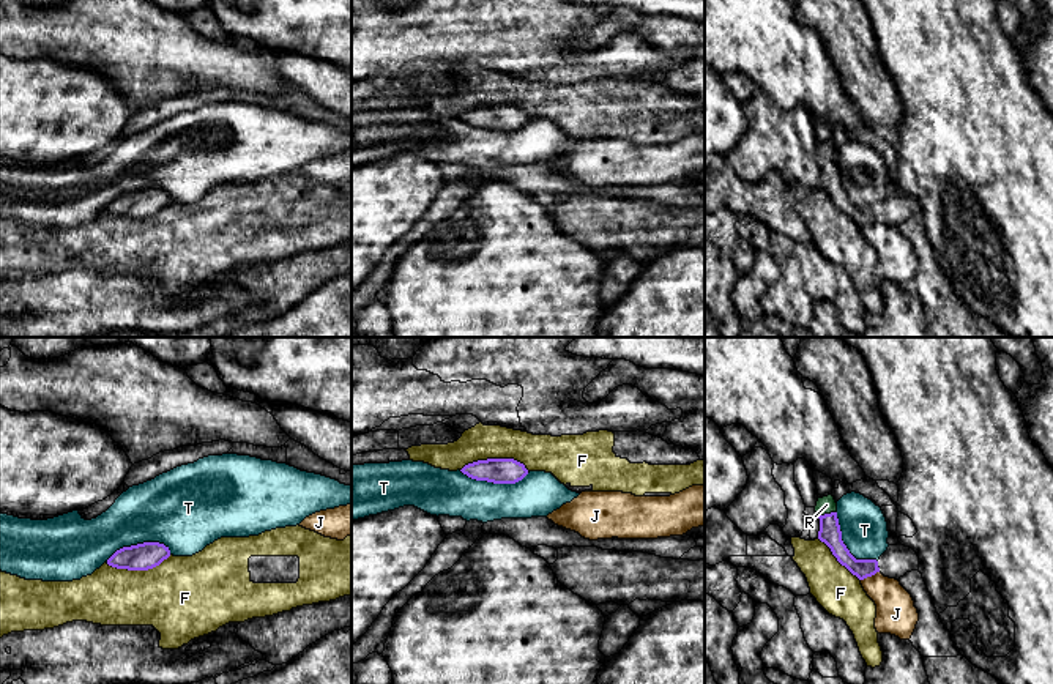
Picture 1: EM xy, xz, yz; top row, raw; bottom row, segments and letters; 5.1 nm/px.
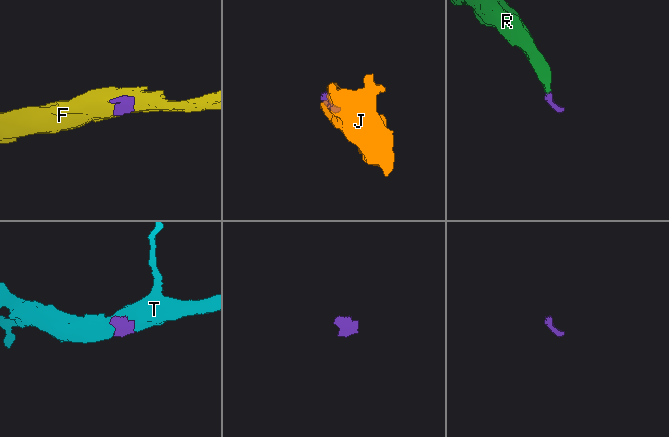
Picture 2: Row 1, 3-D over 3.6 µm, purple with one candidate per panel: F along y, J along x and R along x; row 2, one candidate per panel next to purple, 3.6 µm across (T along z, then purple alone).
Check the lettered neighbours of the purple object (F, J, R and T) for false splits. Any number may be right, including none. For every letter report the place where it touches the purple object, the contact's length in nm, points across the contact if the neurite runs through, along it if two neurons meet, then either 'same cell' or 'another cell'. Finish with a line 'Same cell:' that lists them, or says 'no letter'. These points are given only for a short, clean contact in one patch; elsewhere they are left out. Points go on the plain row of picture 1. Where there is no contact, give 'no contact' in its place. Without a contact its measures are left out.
F: meets purple in xz at (492, 106); contact 340 nm long; another cell
J: meets purple in yz at (869, 223); contact 110 nm long; border along yz (878, 218), (861, 227); another cell
R: meets purple in yz at (826, 161); contact 100 nm long; runs through yz (829, 180), (826, 161), (826, 152); same cell
T: meets purple in xy at (137, 191); contact 340 nm long; another cell
Same cell: R

